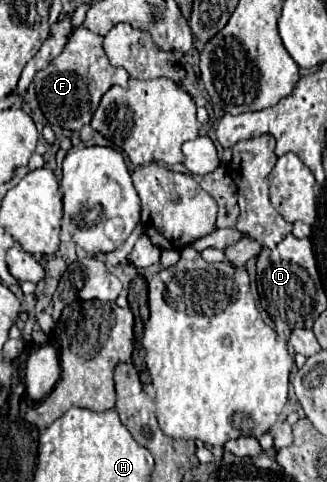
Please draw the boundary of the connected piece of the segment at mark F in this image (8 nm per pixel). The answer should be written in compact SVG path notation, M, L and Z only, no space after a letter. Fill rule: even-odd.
M80 26L72 32L66 48L60 56L56 56L48 68L38 70L34 76L34 88L40 102L40 110L48 118L52 126L80 130L90 124L94 110L100 104L100 98L110 86L128 86L128 72L124 68L116 68L108 62L108 56L102 48L102 36L90 32Z

